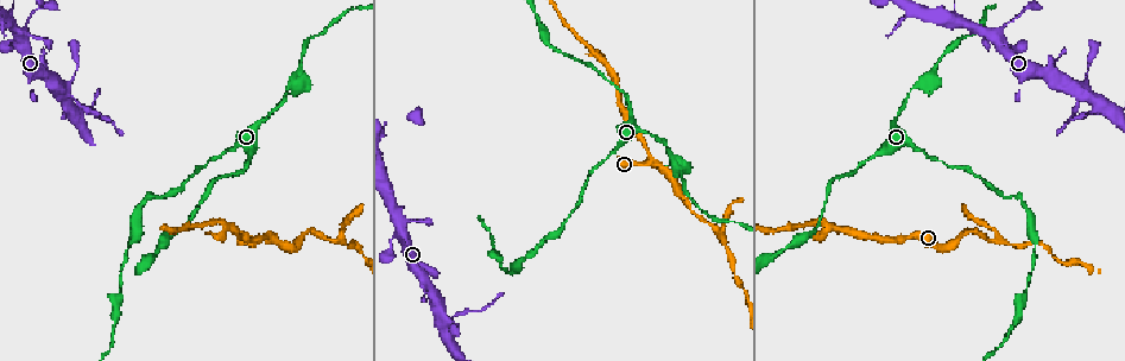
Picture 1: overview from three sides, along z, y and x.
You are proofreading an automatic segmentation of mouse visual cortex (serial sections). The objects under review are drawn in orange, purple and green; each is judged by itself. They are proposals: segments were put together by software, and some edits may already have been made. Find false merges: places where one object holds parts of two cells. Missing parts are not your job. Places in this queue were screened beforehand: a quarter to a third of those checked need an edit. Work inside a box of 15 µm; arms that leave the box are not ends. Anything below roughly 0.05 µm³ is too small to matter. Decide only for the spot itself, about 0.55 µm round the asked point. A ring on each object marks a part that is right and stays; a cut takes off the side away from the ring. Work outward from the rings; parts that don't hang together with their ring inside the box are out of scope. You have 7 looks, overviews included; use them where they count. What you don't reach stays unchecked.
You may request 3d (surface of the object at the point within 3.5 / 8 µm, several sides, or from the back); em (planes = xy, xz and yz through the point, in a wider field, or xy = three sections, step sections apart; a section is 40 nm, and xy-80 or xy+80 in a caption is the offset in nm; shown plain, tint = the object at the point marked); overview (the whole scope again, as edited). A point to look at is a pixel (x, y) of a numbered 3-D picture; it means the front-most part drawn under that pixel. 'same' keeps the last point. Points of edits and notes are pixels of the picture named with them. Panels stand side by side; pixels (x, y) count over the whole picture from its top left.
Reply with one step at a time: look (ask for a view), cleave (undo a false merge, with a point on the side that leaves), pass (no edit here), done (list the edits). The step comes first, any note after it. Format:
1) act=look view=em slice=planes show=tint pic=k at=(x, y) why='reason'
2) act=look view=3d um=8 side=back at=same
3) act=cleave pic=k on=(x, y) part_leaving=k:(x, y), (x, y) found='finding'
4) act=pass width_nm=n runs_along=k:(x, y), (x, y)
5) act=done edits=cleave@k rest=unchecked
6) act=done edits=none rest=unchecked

act=look view=3d um=3.5 pic=1 at=(268, 239) why='sharp bend'

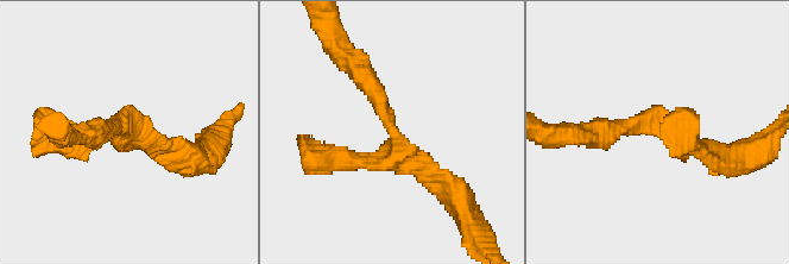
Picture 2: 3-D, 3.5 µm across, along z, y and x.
act=look view=em slice=xy step=5 show=tint pic=2 at=(398, 148) arms=3 arm_widths_nm=200,200,300

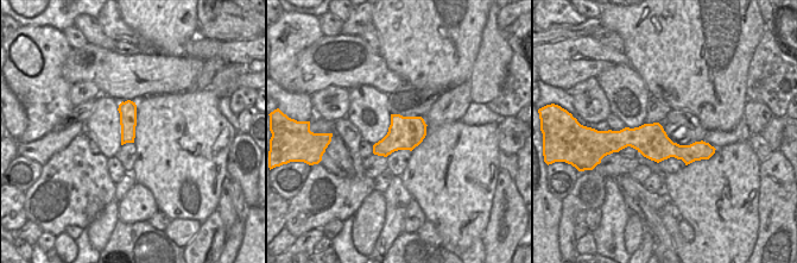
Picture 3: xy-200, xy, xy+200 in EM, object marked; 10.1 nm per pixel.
act=pass runs_along=3:(618, 138), (709, 150) found='one cell here'

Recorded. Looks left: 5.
act=look view=3d um=3.5 pic=1 at=(828, 228) why='branch point'

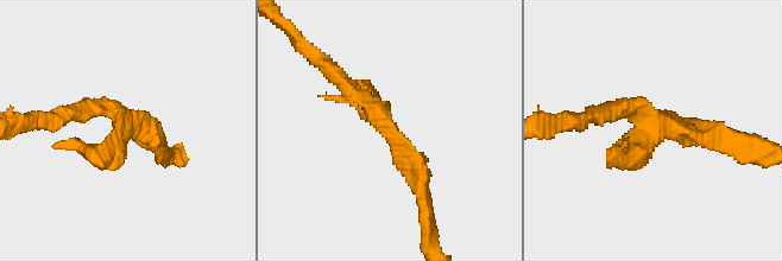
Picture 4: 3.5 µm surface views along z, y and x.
act=look view=em slice=xy step=2 show=tint pic=4 at=(655, 120) why='shape alone is not enough'

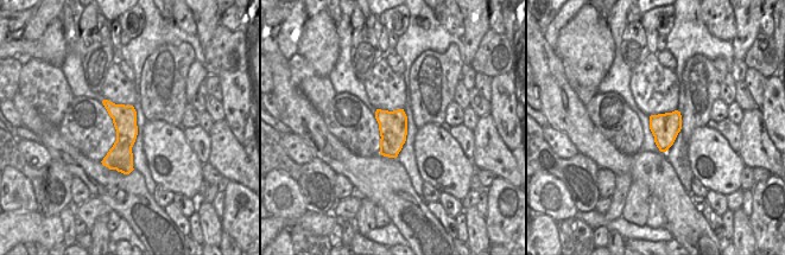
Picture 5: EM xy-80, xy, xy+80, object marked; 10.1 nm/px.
act=cleave pic=4 on=(628, 159) border=5:(381, 136), (391, 135), (402, 146) found='two cells meet here'

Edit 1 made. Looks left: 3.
act=look view=3d um=3.5 pic=1 at=(1078, 101) why='calibre changes'

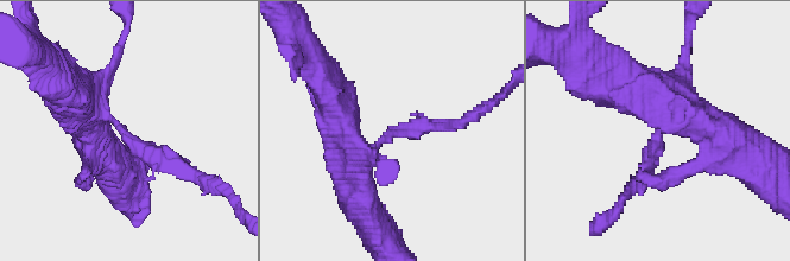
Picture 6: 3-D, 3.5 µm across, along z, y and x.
act=cleave pic=6 on=(429, 126) part_leaving=6:(394, 133), (417, 123), (457, 123), (490, 106) found='two cells meet here'

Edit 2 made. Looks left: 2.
act=done edits=cleave@4,cleave@6 rest=unchecked

